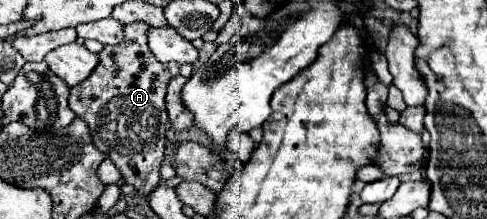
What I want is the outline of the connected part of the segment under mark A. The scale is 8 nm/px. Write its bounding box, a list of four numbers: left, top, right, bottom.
[69,22,179,196]

